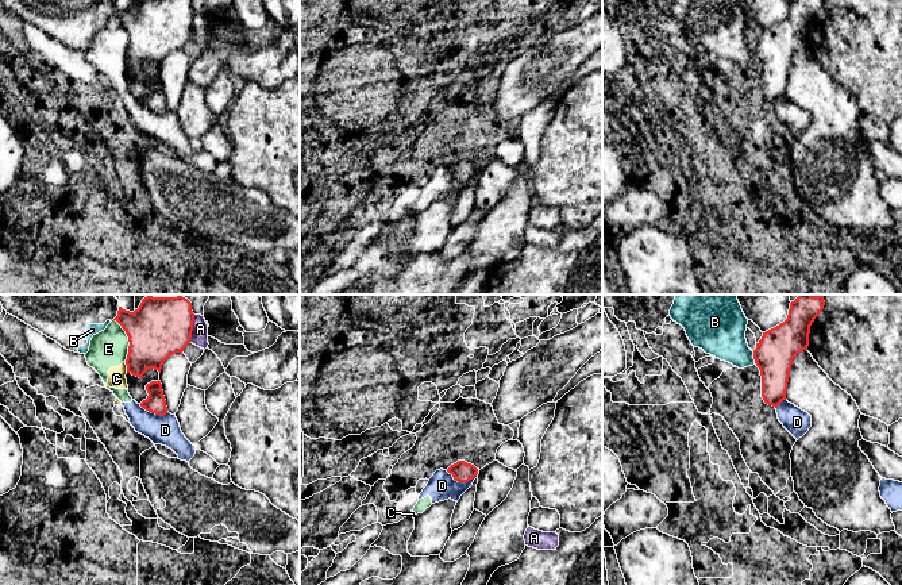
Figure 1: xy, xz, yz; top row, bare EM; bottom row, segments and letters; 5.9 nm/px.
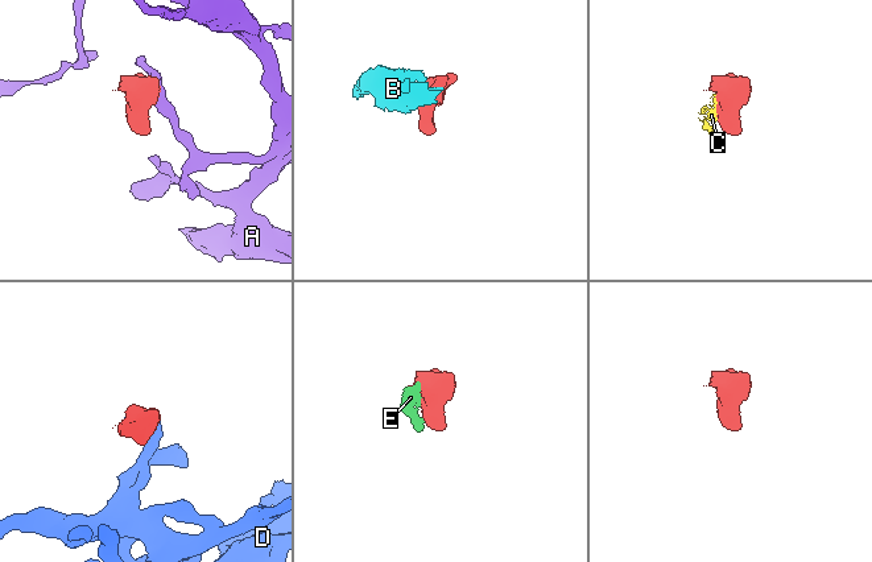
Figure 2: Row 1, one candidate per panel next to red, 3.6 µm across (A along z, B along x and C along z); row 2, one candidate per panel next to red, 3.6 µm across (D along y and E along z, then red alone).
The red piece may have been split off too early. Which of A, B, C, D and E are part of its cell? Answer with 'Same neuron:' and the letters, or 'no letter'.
Same neuron: B

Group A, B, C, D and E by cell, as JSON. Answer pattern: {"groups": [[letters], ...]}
{"groups": [["A"], ["B"], ["C", "D", "E"]]}

